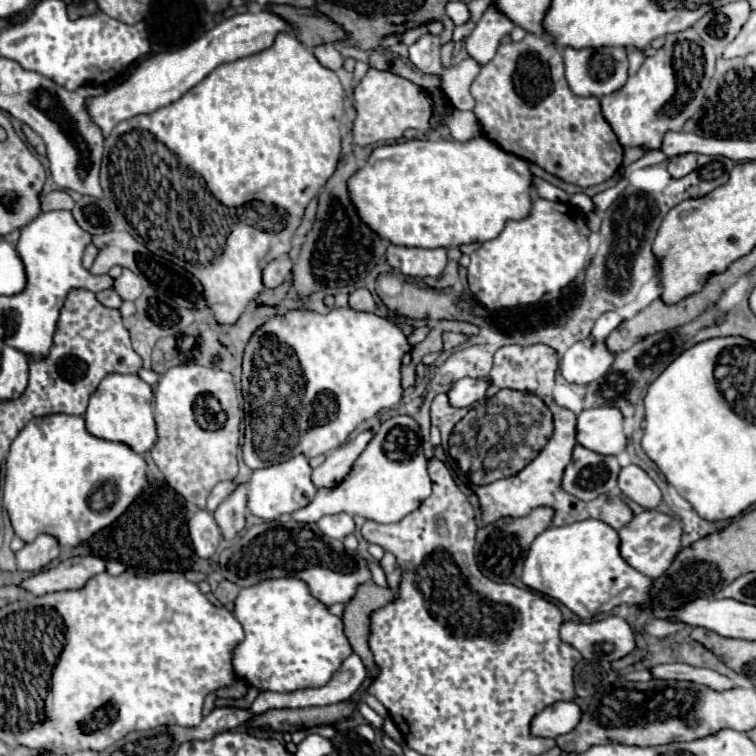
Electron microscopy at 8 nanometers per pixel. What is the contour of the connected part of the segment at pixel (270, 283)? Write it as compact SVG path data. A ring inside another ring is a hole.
M278 257L278 259L270 261L264 267L264 277L262 277L264 279L264 287L274 289L274 287L282 285L290 277L290 271L292 271L290 257Z

